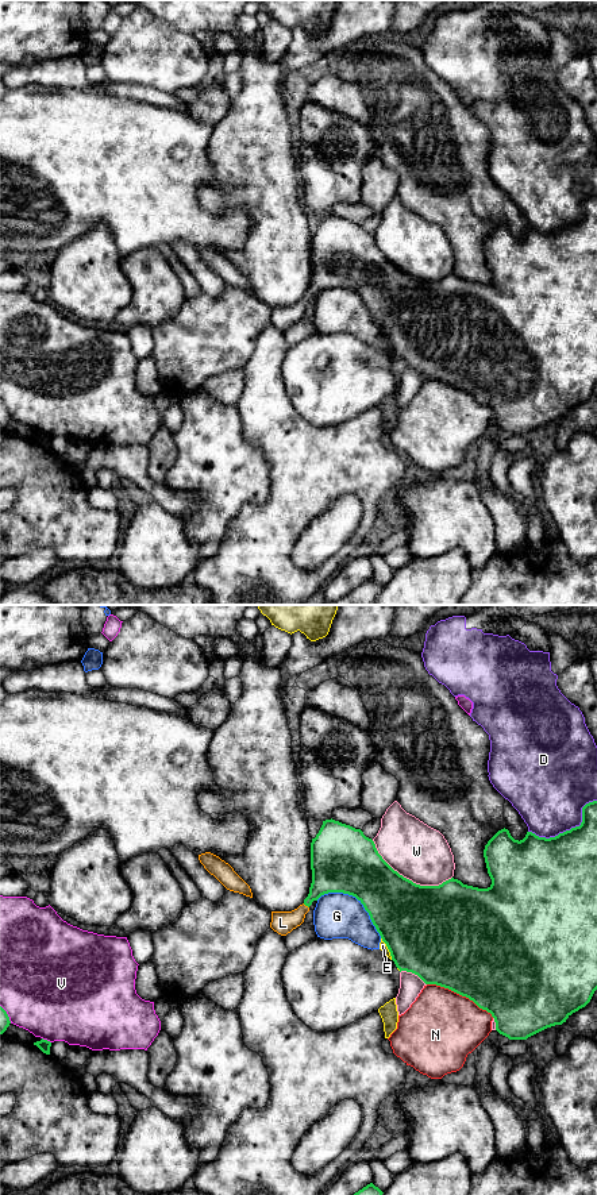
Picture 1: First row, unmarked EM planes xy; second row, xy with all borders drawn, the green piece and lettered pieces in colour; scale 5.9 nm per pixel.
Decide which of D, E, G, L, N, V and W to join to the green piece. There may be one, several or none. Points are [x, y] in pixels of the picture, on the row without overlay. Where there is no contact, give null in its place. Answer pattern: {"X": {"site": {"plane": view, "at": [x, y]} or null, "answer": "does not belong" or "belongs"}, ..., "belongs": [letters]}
{"D": {"site": {"plane": "xy", "at": [570, 224]}, "answer": "does not belong"}, "E": {"site": {"plane": "xy", "at": [388, 343]}, "answer": "does not belong"}, "G": {"site": {"plane": "xy", "at": [355, 292]}, "answer": "does not belong"}, "L": {"site": {"plane": "xy", "at": [305, 300]}, "answer": "belongs"}, "N": {"site": {"plane": "xy", "at": [461, 389]}, "answer": "does not belong"}, "V": {"site": {"plane": "xy", "at": [46, 435]}, "answer": "does not belong"}, "W": {"site": {"plane": "xy", "at": [408, 274]}, "answer": "does not belong"}, "belongs": ["L"]}

